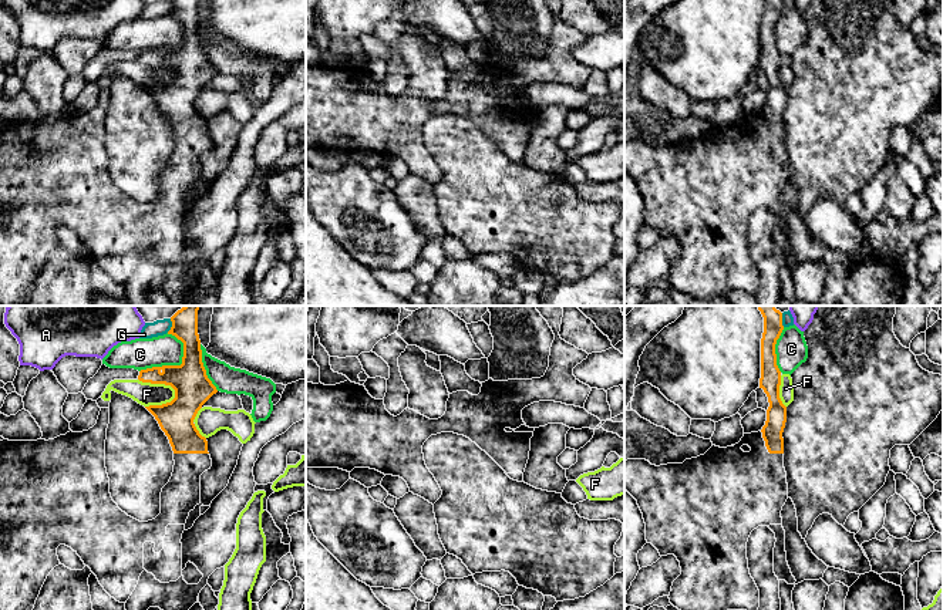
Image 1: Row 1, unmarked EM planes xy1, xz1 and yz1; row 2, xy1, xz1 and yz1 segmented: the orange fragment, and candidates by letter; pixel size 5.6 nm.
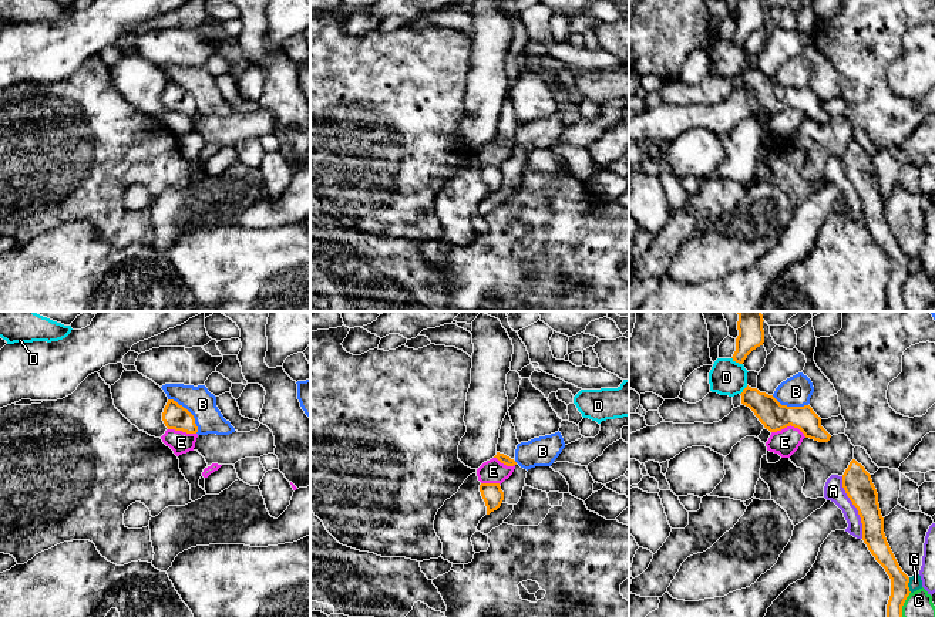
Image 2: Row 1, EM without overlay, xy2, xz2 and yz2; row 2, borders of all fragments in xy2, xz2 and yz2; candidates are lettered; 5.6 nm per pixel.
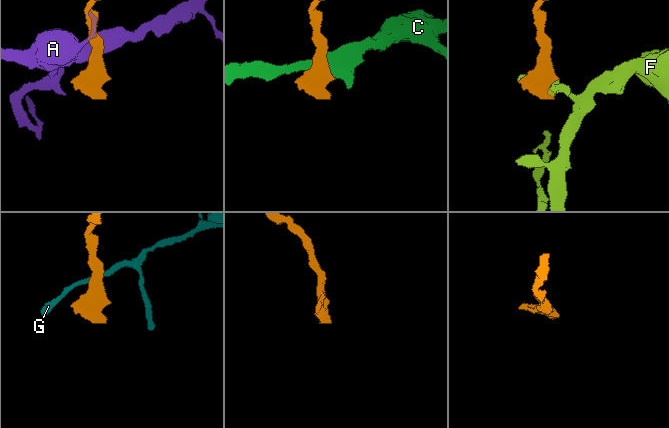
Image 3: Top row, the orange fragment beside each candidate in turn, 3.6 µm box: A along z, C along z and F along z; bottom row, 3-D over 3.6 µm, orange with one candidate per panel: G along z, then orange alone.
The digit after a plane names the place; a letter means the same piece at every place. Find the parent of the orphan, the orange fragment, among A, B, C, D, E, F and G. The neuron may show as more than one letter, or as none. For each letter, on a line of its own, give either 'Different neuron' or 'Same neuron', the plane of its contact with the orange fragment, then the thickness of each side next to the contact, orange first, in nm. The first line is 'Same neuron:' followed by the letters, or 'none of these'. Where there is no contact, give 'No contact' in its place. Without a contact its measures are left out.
Same neuron: none of these
A: Different neuron. Touches orange in yz2. Thickness 170 nm (orange) against 110 nm
B: Different neuron. Touches orange in xy2. Thickness 140 nm (orange) against 160 nm
C: Different neuron. Touches orange in xy1. Thickness 200 nm (orange) against 180 nm
D: Different neuron. Touches orange in yz2. Thickness 140 nm (orange) against 200 nm
E: Different neuron. Touches orange in yz2. Thickness 160 nm (orange) against 150 nm
F: Different neuron. Touches orange in xy1. Thickness 200 nm (orange) against 130 nm
G: Different neuron. Touches orange in yz2. Thickness 110 nm (orange) against 80 nm

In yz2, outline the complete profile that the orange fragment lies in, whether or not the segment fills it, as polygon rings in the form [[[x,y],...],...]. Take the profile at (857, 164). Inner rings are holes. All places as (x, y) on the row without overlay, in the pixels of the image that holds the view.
[[[855,141],[850,144],[842,156],[842,169],[861,199],[864,225],[891,260],[887,308],[888,311],[908,311],[902,299],[902,287],[911,274],[908,269],[909,259],[899,249],[887,223],[884,199],[871,156]]]

